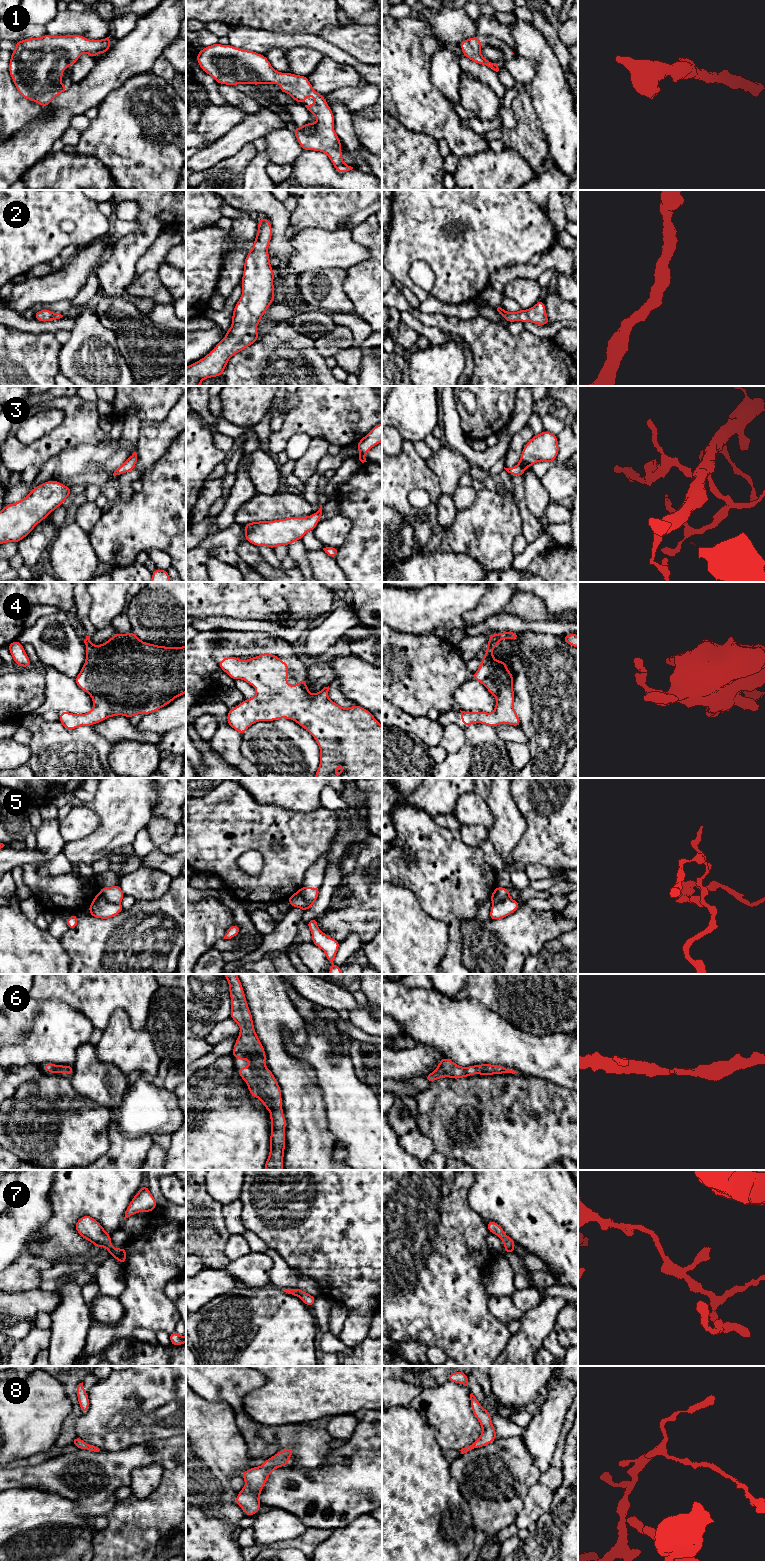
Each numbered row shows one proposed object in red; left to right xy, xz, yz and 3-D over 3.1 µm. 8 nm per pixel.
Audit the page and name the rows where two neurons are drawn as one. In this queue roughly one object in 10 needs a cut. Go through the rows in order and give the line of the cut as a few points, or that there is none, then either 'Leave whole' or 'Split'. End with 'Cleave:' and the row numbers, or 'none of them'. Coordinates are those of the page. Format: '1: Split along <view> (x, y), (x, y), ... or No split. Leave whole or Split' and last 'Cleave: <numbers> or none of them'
1: No split. Leave whole
2: No split. Leave whole
3: No split. Leave whole
4: No split. Leave whole
5: Split along xy (100, 893), (107, 900), (119, 903). Split
6: No split. Leave whole
7: No split. Leave whole
8: No split. Leave whole
Cleave: 5

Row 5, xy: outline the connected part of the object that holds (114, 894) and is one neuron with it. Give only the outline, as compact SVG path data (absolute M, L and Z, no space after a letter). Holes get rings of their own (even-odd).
M119 885L101 887L100 894L109 902L119 904L125 896Z

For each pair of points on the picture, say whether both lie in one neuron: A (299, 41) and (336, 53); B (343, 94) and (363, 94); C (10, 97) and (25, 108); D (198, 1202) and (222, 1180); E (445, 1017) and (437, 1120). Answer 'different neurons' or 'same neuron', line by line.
A: same neuron
B: same neuron
C: same neuron
D: different neurons
E: different neurons

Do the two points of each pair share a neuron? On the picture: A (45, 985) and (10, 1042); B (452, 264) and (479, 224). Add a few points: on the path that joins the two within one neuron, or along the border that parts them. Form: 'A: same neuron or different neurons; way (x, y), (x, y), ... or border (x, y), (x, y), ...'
A: different neurons; border (33, 997), (59, 1000)
B: same neuron; way (462, 254), (463, 244), (471, 234)

